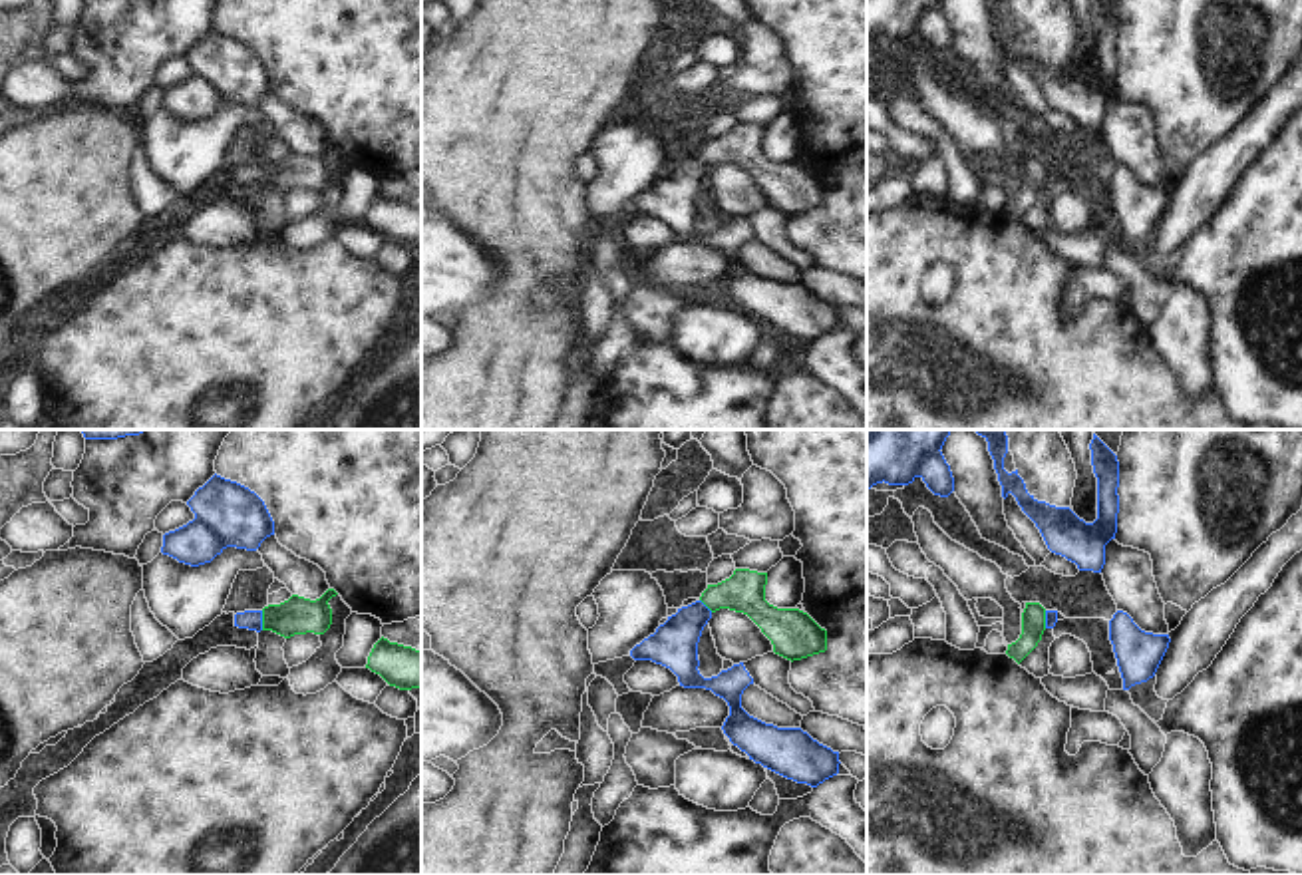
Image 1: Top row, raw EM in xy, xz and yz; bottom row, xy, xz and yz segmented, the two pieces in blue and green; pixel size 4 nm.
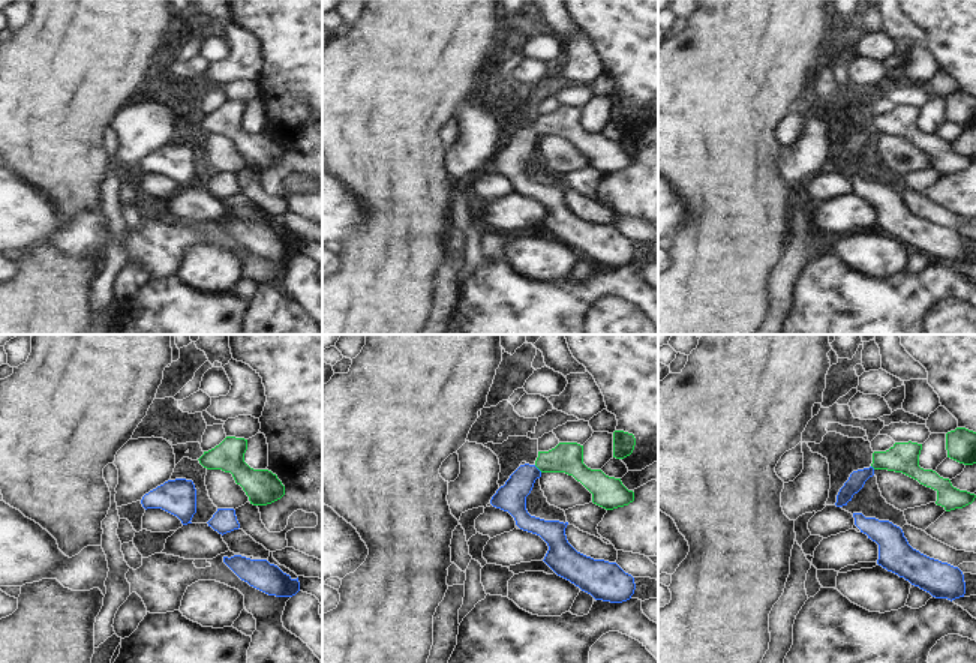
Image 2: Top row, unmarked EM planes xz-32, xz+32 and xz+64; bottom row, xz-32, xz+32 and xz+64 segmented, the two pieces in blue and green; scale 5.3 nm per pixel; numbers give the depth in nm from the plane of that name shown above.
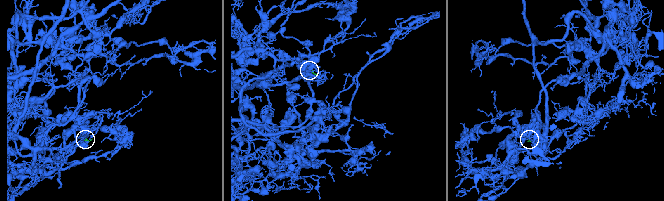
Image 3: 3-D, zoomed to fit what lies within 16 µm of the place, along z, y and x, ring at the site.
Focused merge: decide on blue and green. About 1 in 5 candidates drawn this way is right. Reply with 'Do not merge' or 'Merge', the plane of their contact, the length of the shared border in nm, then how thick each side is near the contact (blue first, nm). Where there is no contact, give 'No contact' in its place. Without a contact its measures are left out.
Merge. Touches blue in xy. Shared border 80 nm. Thickness 80 nm (blue) against 150 nm

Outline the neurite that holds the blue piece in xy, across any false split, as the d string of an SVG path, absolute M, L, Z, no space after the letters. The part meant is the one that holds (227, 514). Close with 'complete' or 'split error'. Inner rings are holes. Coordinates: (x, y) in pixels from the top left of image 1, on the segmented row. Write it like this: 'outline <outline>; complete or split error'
outline M213 475L187 501L195 519L163 535L161 553L199 567L227 547L256 551L274 535L274 521L264 501L248 487Z; complete

